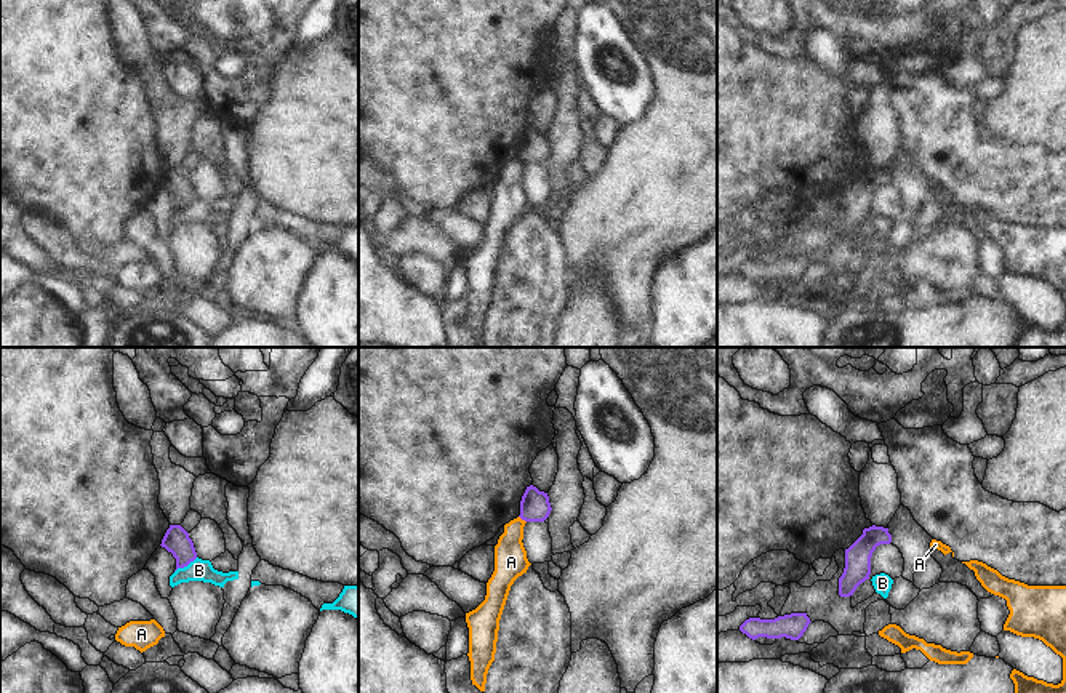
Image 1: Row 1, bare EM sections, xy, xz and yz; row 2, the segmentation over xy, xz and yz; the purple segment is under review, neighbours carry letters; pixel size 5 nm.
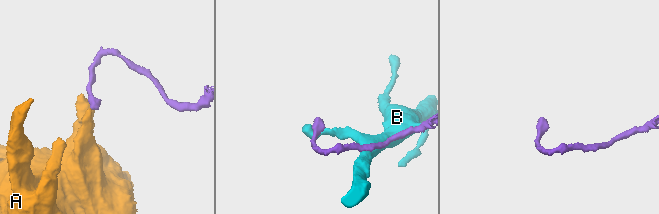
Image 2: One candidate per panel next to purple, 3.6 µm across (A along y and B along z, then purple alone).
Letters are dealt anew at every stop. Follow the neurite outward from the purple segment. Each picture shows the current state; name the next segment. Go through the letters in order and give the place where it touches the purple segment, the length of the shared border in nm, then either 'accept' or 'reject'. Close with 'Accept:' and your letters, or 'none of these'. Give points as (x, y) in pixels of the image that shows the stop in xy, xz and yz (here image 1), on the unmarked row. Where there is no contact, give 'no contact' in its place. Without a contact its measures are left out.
A: contact xz (522, 160); length 50 nm; reject
B: contact xy (186, 207); length 140 nm; reject
Accept: none of these

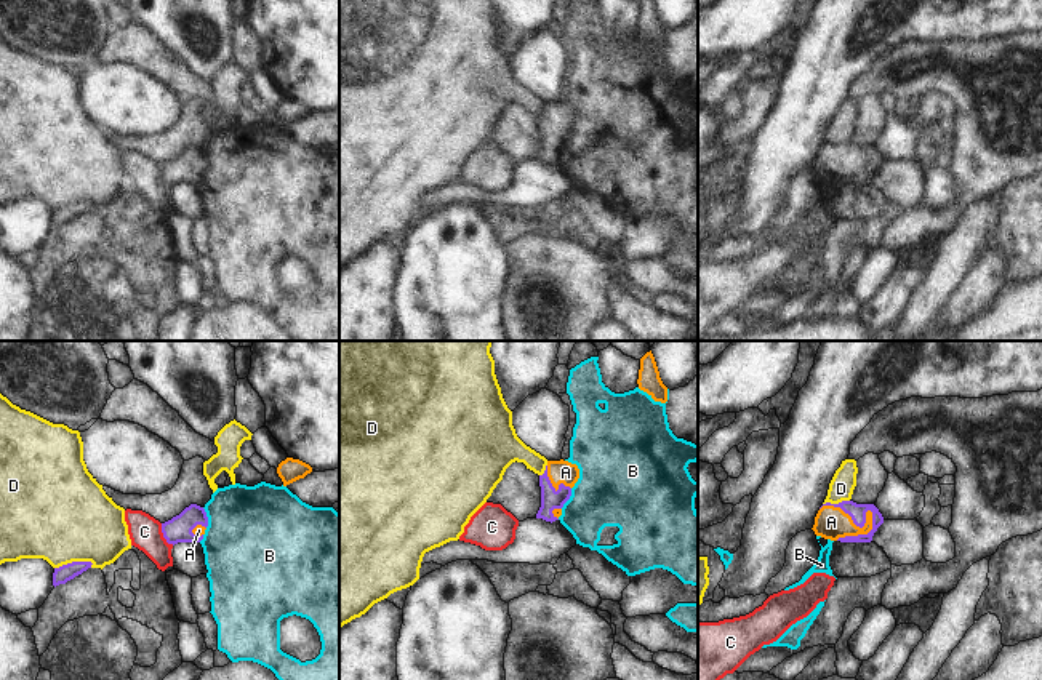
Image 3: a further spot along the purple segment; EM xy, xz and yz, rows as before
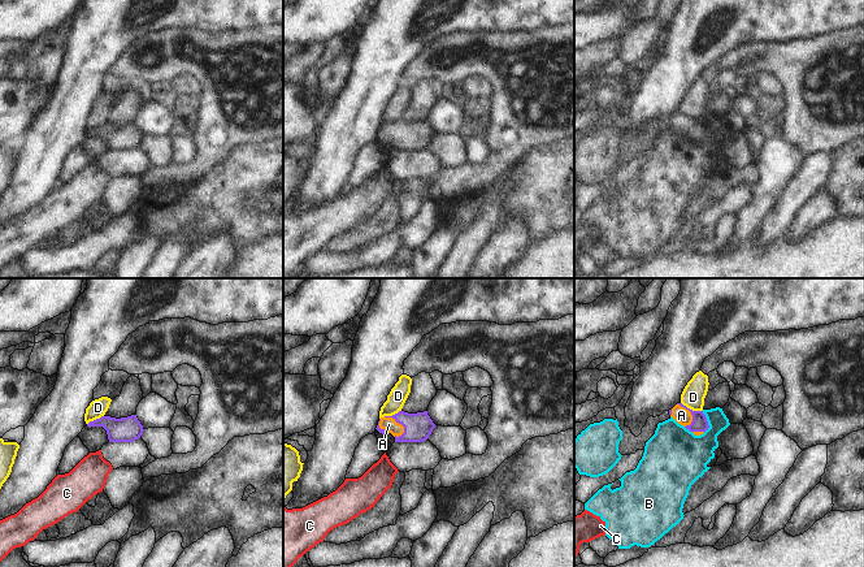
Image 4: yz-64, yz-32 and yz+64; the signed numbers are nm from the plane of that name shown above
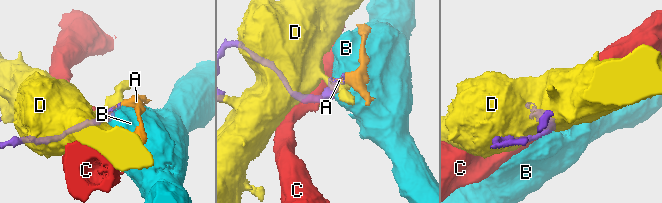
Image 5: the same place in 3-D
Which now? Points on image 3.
A: contact yz (858, 167); length 300 nm; accept
B: contact xy (207, 159); length 110 nm; reject
C: contact xy (164, 178); length 130 nm; reject
D: contact xy (74, 204); length 200 nm; reject
Accept: A

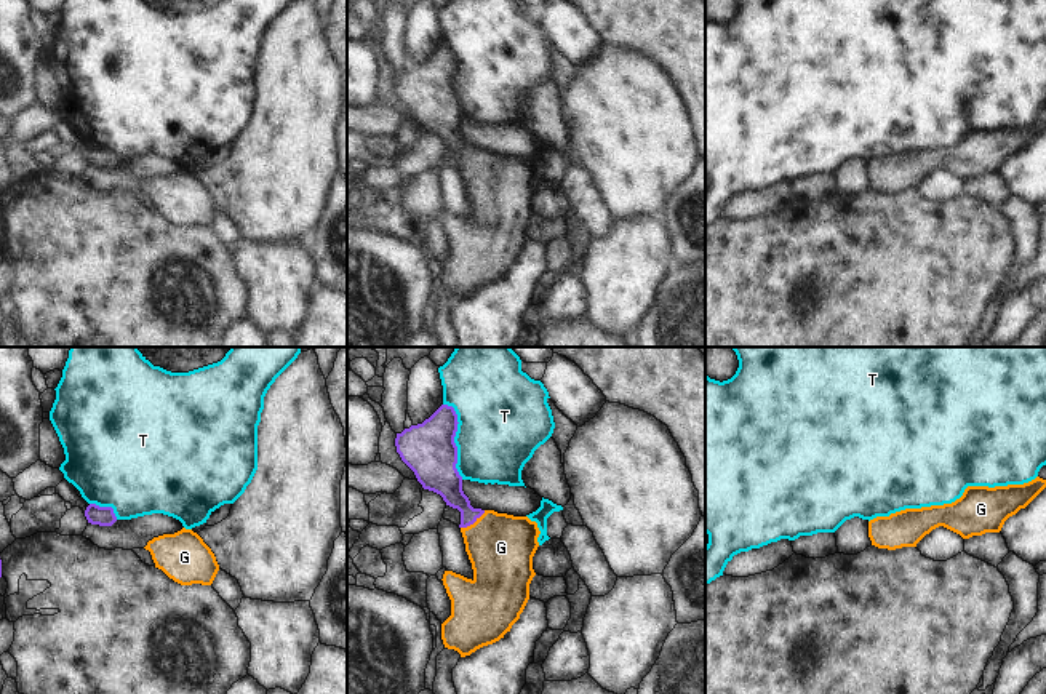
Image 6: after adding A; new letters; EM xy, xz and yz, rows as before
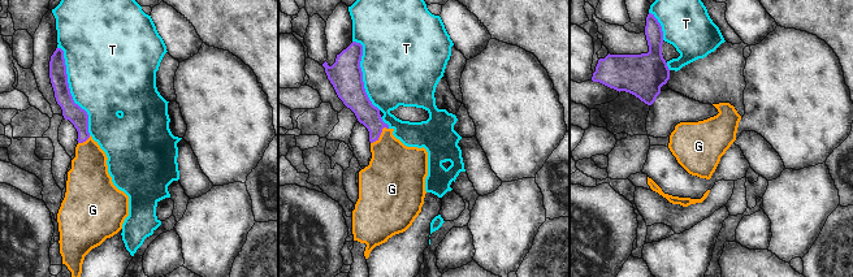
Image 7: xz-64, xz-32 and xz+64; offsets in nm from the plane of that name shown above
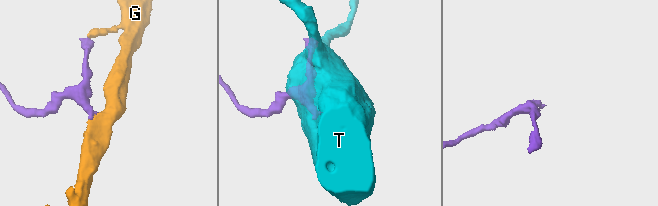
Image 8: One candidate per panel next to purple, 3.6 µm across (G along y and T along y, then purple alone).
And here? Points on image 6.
G: contact xz (472, 165); length 160 nm; accept
T: contact xz (453, 80); length 400 nm; reject
Accept: G

